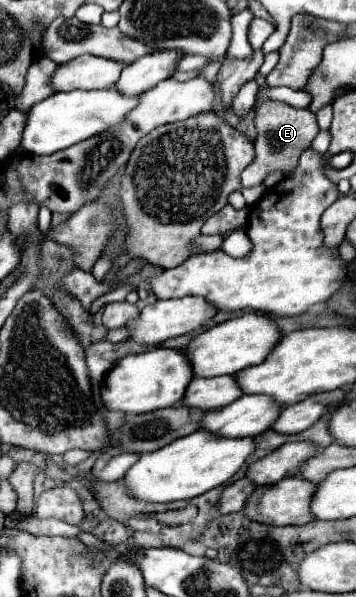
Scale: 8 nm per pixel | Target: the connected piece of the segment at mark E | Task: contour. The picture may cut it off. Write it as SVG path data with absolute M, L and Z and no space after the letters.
M260 100L254 104L254 124L256 124L256 142L254 142L254 162L242 172L242 186L252 188L264 184L266 176L272 172L282 172L288 176L298 166L300 154L310 146L314 136L318 134L316 116L308 110L298 110L280 100Z

